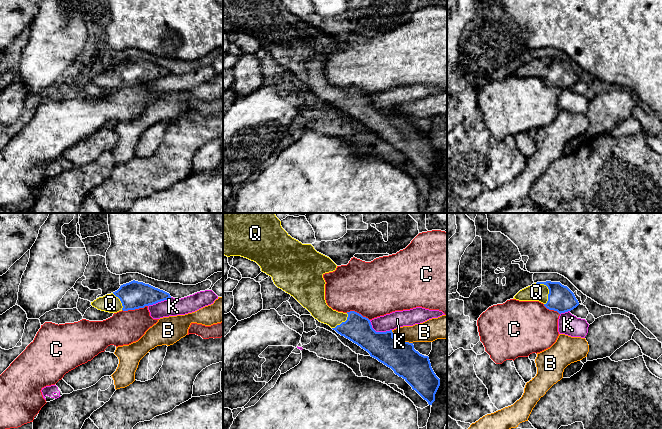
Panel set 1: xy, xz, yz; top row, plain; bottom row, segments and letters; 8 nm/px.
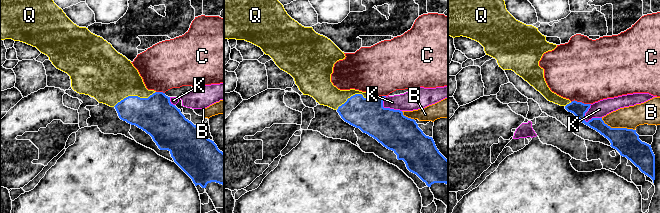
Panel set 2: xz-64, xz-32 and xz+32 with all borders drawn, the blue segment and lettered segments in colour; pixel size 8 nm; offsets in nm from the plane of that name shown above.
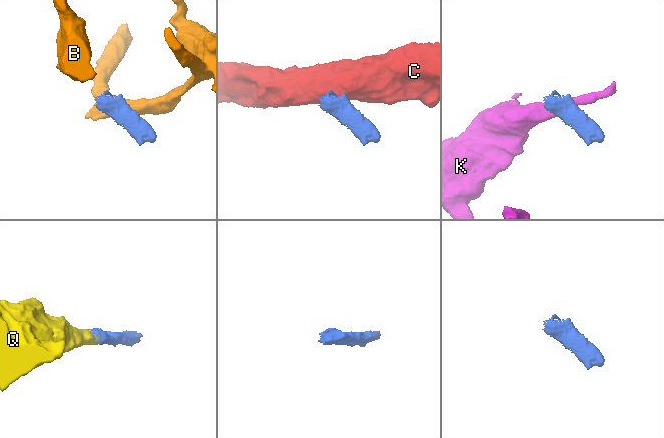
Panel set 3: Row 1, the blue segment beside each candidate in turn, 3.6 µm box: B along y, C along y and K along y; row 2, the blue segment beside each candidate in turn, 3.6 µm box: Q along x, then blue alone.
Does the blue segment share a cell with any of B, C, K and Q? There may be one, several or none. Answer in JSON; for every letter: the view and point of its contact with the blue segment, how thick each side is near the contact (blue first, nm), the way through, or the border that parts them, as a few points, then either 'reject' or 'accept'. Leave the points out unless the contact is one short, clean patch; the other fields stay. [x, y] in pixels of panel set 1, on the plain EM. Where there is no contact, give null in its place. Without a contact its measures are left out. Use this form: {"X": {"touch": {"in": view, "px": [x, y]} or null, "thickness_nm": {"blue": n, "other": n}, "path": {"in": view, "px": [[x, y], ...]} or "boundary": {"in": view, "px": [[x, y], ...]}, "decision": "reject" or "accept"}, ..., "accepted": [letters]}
{"B": {"touch": {"in": "xz", "px": [400, 116]}, "thickness_nm": {"blue": 240, "other": 170}, "boundary": {"in": "xz", "px": [[391, 106], [395, 113], [412, 119]]}, "decision": "reject"}, "C": {"touch": {"in": "xy", "px": [134, 85]}, "thickness_nm": {"blue": 220, "other": 280}, "boundary": {"in": "xy", "px": [[147, 81], [141, 84], [122, 86]]}, "decision": "reject"}, "K": {"touch": {"in": "xz", "px": [378, 108]}, "thickness_nm": {"blue": 240, "other": 140}, "boundary": {"in": "xz", "px": [[369, 96], [376, 107], [391, 106]]}, "decision": "reject"}, "Q": {"touch": {"in": "yz", "px": [549, 66]}, "thickness_nm": {"blue": 200, "other": 140}, "decision": "accept"}, "accepted": ["Q"]}

